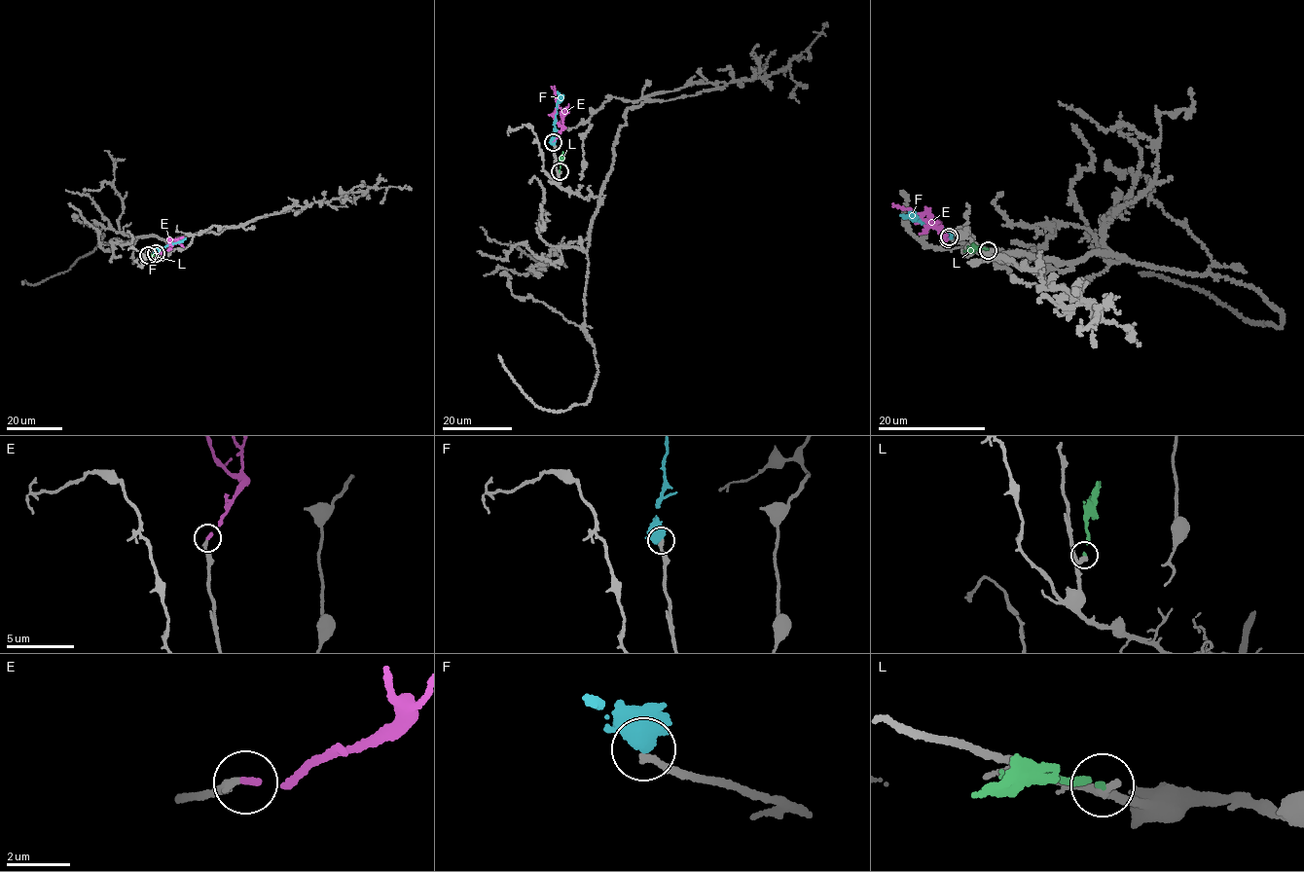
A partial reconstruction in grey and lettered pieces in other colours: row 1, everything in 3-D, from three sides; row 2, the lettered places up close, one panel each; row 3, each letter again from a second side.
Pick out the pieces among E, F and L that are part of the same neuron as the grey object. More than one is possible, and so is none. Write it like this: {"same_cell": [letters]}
{"same_cell": ["E"]}

